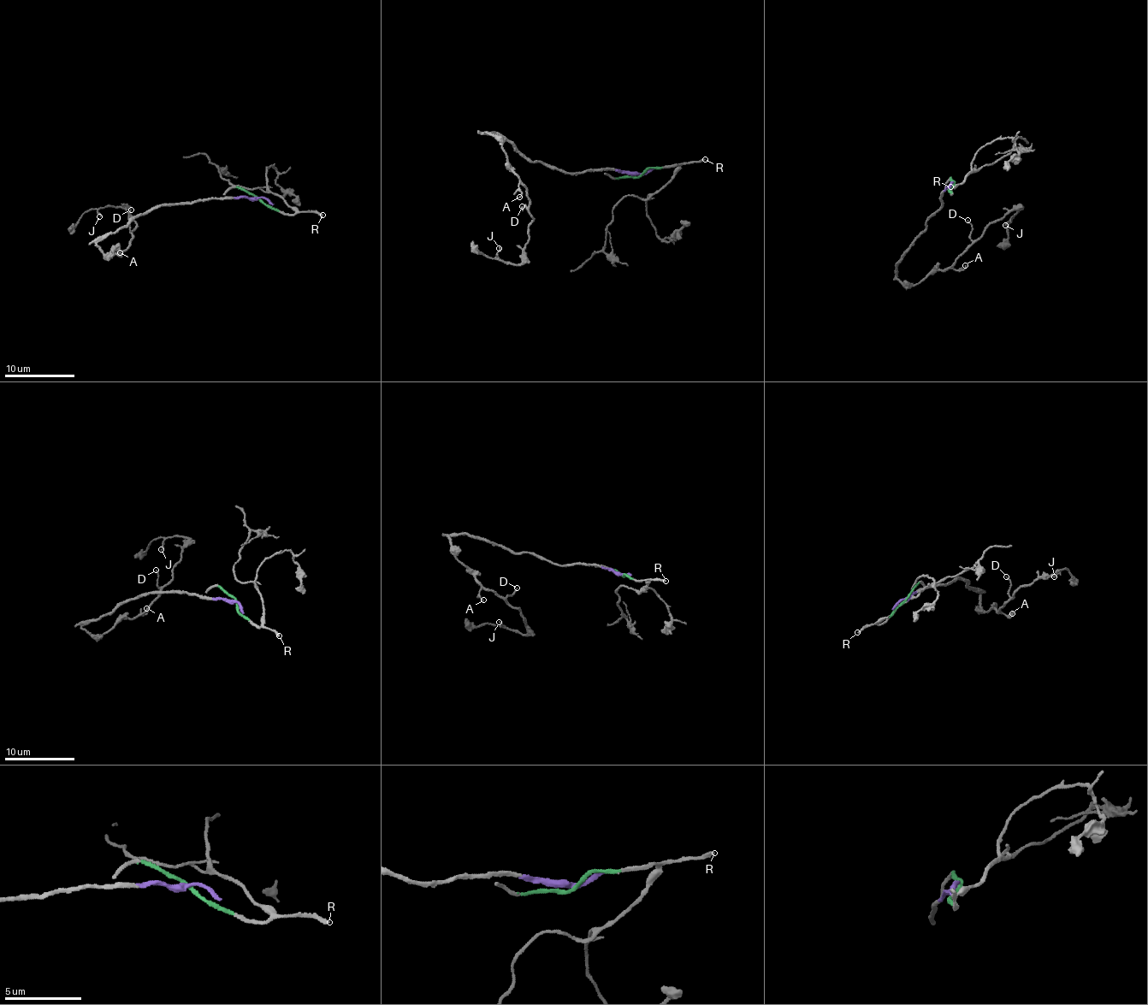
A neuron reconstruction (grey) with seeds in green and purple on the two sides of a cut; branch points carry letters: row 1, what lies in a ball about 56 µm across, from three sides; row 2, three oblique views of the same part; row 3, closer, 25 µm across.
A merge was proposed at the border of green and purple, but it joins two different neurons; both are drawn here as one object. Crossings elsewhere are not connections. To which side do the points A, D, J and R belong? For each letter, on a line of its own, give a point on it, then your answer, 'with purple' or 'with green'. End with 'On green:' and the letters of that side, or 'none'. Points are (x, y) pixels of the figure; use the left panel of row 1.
A: place (120, 252); with purple
D: place (131, 209); with purple
J: place (99, 216); with purple
R: place (322, 215); with green
On green: R

